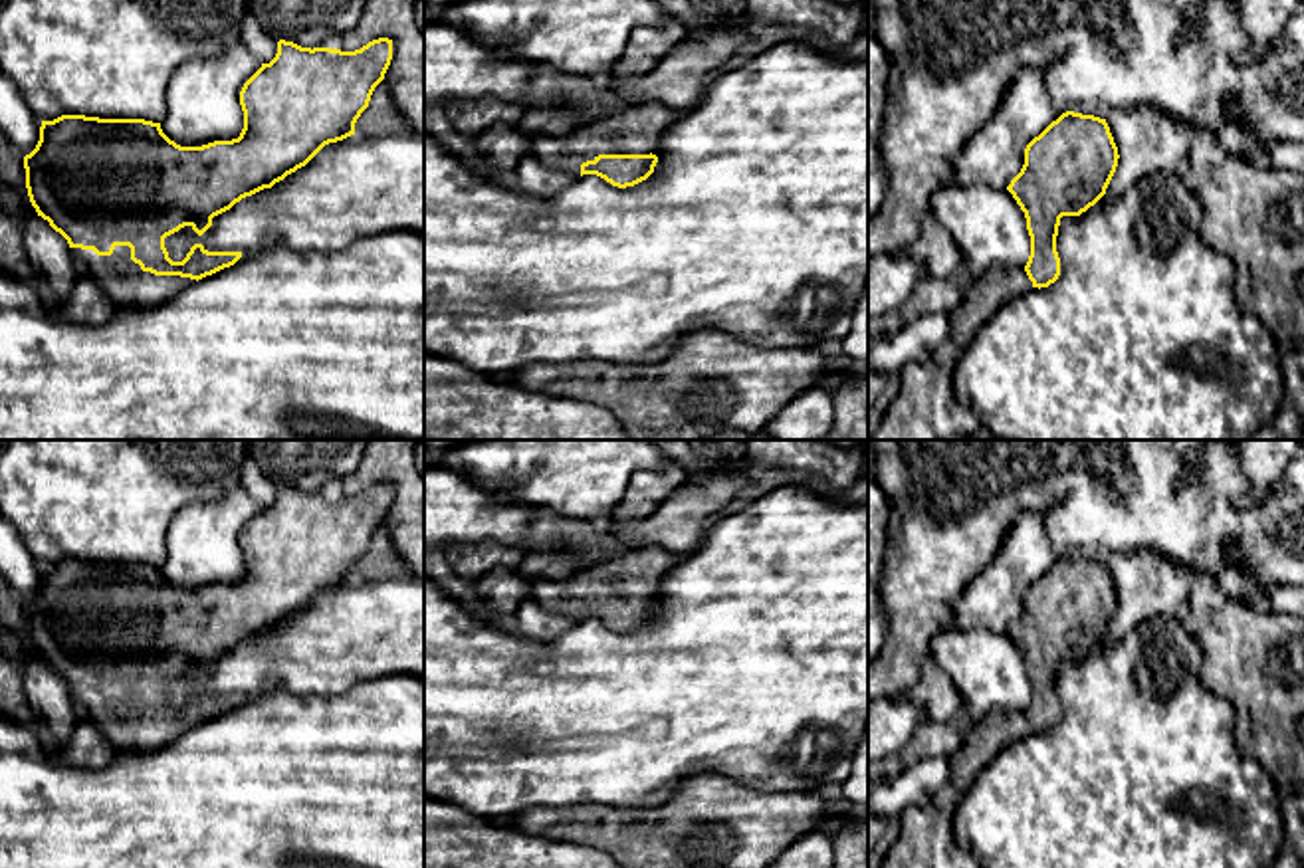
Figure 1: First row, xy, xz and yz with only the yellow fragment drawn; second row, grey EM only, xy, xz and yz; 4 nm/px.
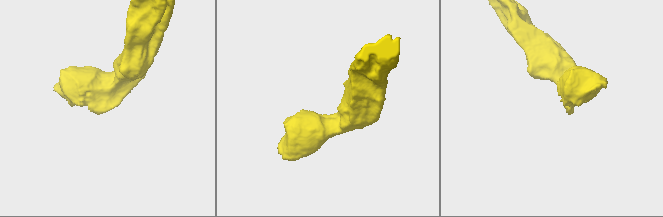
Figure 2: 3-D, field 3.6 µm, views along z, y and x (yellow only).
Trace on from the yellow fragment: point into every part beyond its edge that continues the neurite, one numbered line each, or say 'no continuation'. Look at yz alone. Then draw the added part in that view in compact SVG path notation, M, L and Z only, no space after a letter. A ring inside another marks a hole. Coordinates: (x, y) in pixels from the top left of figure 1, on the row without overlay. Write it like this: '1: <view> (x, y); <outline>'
1: yz (926, 839); M993 709L973 723L951 753L947 781L927 807L900 814L900 834L880 868L981 868L953 836L953 816L979 773L1009 745L1032 733L1025 711Z

